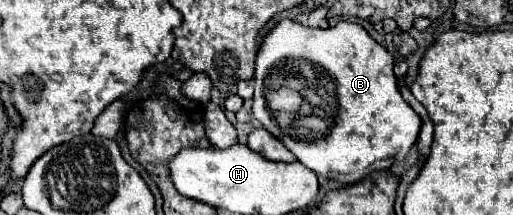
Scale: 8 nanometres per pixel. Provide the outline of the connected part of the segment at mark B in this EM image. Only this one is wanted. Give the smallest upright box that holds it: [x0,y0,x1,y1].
[253,20,421,184]

